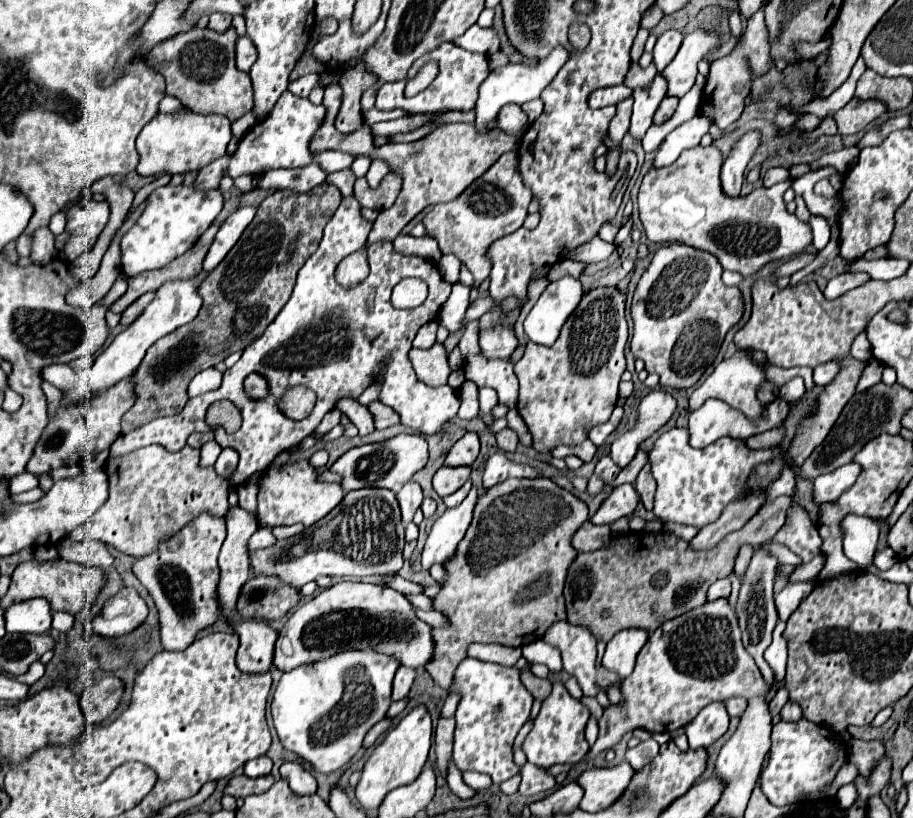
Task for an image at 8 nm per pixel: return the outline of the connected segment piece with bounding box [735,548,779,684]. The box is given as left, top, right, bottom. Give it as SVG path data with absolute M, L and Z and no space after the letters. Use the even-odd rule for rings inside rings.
M755 548L753 558L749 562L749 568L745 570L745 578L741 582L739 598L737 598L737 604L735 604L735 614L739 618L739 628L741 628L741 634L743 634L743 646L753 656L755 664L759 666L765 684L775 684L773 670L763 660L763 652L771 644L771 632L777 624L777 608L773 604L773 584L775 584L777 564L779 564L777 558L771 556L765 548Z

